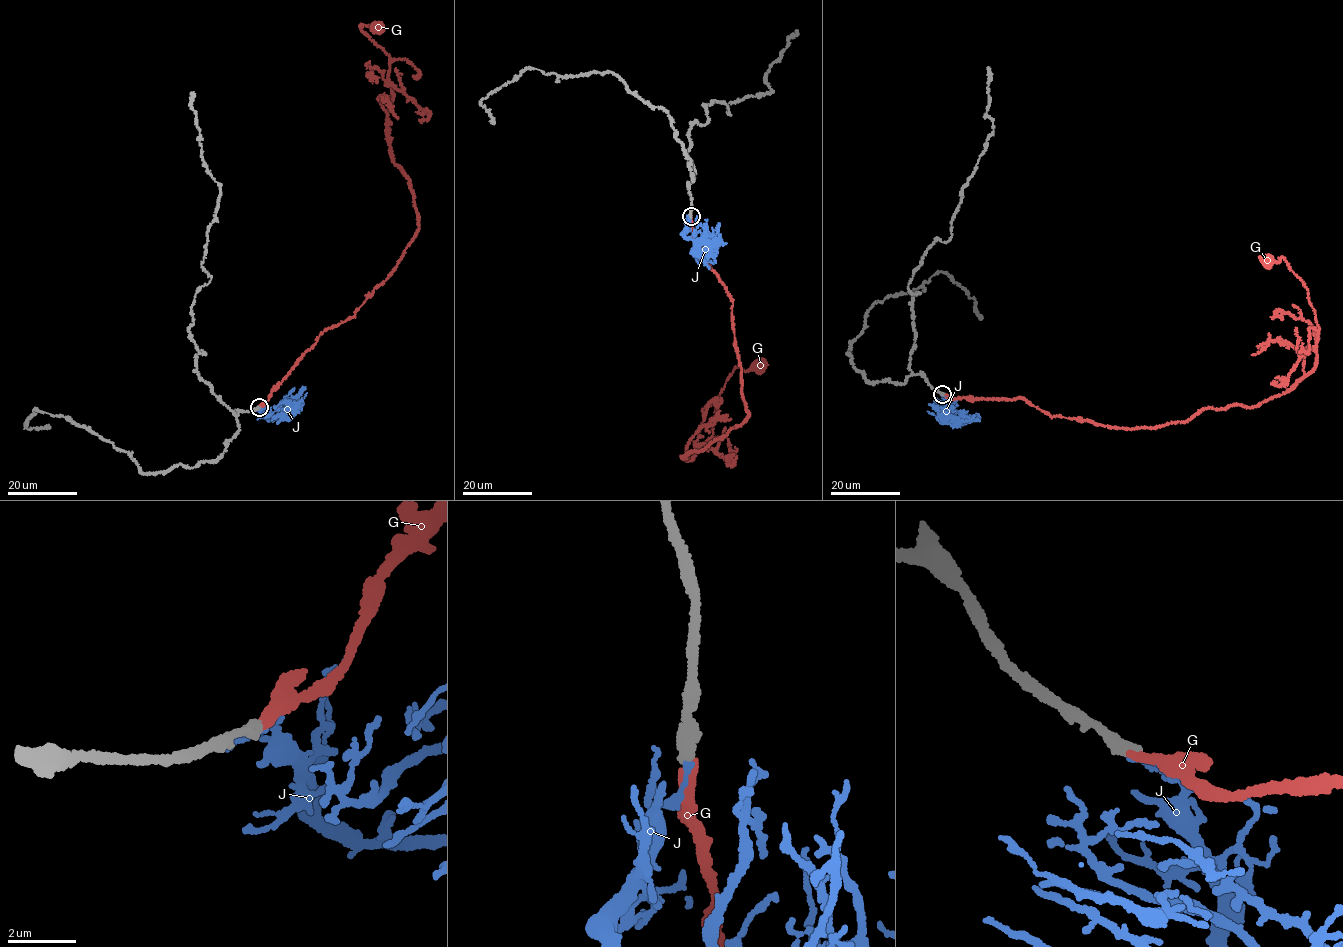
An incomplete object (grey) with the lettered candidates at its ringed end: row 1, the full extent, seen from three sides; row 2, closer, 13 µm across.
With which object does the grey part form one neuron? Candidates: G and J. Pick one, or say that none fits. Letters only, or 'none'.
G

